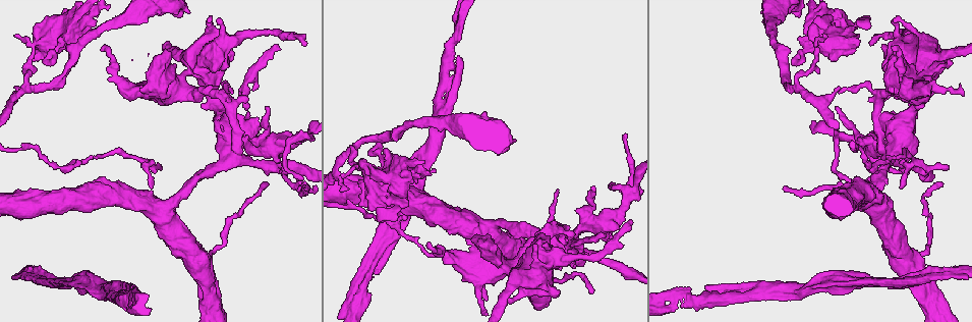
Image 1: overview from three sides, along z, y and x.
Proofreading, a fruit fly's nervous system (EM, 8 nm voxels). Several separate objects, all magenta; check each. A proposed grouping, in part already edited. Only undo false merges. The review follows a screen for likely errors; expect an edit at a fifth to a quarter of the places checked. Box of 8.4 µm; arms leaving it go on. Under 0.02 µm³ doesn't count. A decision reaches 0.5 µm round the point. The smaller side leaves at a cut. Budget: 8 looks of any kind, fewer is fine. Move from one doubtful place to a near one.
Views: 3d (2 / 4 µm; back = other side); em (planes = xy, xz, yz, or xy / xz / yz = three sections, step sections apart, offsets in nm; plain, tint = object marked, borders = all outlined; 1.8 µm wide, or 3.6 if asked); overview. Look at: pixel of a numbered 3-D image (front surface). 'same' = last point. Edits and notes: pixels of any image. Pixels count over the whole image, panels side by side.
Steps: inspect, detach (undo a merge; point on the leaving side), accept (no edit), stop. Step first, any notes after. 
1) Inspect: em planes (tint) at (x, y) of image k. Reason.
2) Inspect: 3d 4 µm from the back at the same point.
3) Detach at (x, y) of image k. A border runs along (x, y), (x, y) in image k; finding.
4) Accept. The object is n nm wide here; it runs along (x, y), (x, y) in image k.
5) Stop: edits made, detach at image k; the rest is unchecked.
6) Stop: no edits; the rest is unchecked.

Inspect: em planes (plain) at (456, 34) of image 1. Arms run side by side.

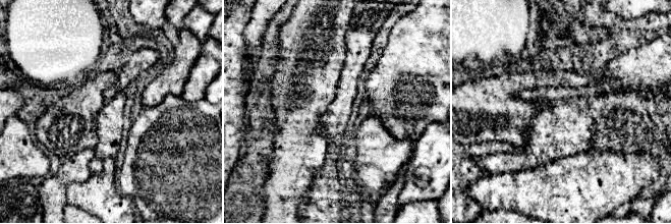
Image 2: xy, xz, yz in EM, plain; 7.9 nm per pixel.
Inspect: em planes (tint) at the same point.

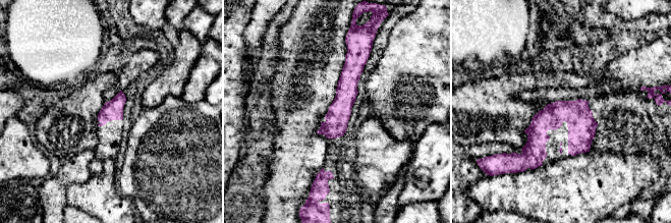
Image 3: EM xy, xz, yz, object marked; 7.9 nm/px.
Accept. The object is 160 nm wide here; it runs along (352, 52), (346, 96), (329, 135) in image 3; all the same cell.

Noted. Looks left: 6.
Inspect: 3d 4 µm at (756, 289) of image 1. A fork.

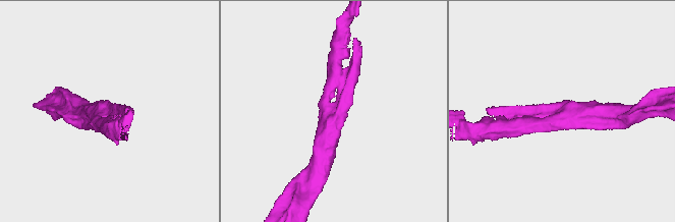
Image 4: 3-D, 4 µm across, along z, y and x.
Inspect: em planes (plain) at (106, 114) of image 4. 3 arms meet here; the arms are 190, 200, 280 nm wide; shape alone is not enough.

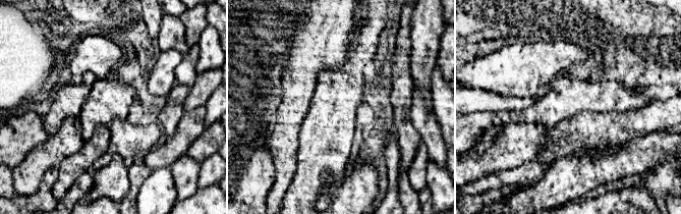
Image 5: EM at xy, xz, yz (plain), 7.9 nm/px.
Inspect: em planes (tint) at the same point.

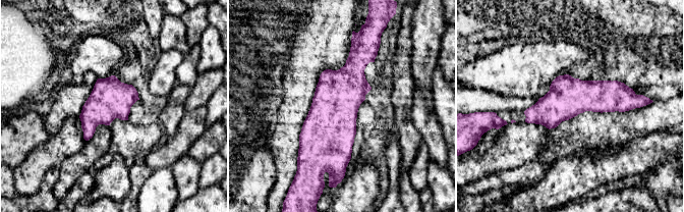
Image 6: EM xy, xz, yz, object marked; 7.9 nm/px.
Accept. It runs along (631, 101), (565, 100), (527, 113) in image 6; one cell here.

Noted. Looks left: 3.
Inspect: 3d 2 µm at (842, 176) of image 1. Touches itself.

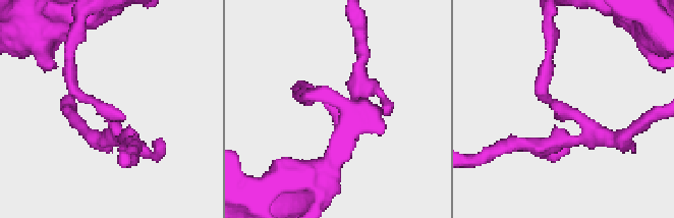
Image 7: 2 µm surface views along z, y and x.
Inspect: em planes (tint) at (107, 112) of image 7.

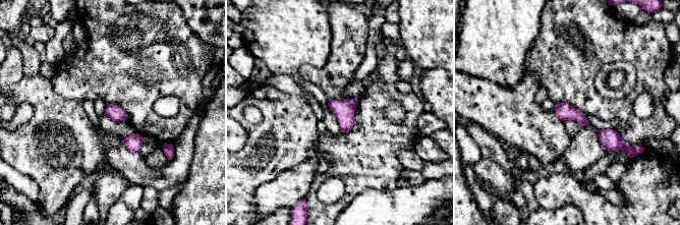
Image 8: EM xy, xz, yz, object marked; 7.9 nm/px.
Accept. One cell here.

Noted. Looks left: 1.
Stop: no edits; the rest is unchecked.

